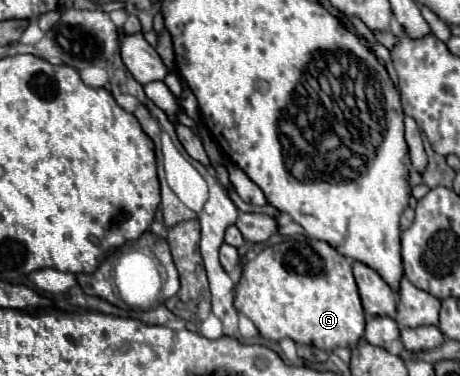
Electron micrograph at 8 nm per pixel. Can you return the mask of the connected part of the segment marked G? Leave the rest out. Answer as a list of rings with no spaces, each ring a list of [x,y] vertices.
[[[284,239],[278,245],[264,247],[254,259],[242,267],[242,277],[234,289],[234,307],[238,313],[254,321],[262,337],[280,341],[290,337],[296,343],[312,345],[332,353],[336,347],[354,347],[364,333],[364,309],[352,277],[352,259],[340,255],[326,241],[316,239]]]

